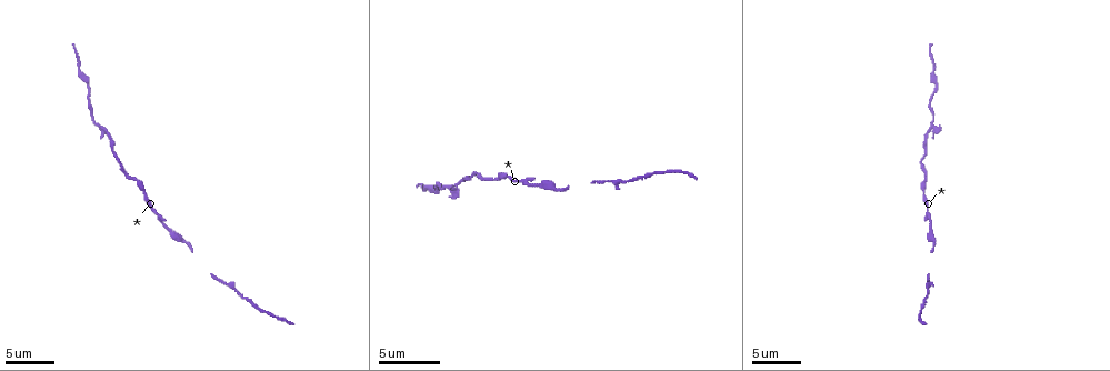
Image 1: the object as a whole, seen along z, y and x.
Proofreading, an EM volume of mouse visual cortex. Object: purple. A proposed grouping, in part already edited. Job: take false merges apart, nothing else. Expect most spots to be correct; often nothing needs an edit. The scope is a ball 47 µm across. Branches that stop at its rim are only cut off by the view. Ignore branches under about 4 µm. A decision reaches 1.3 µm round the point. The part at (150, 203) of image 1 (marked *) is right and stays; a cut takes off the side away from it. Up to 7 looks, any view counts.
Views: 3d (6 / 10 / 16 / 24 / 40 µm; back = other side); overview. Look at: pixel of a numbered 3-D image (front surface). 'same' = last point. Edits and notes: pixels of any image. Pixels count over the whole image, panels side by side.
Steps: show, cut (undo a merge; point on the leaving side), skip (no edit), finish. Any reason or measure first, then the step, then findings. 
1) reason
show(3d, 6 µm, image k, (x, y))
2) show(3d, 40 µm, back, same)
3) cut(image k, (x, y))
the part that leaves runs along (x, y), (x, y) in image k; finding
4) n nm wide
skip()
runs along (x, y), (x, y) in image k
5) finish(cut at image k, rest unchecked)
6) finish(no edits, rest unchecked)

sudden change in width
show(3d, 6 µm, image 1, (933, 243))

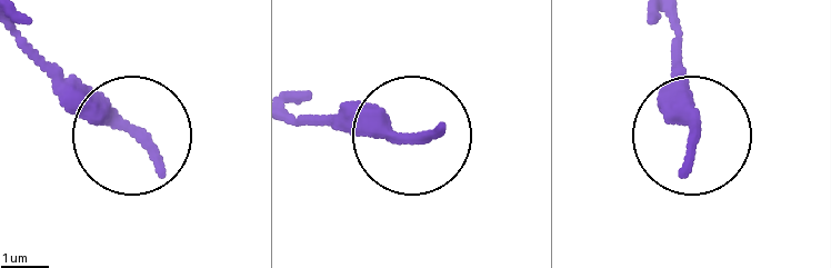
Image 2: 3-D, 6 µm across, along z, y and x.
skip()
runs along (672, 23), (688, 128) in image 2; continuous, no second neuron

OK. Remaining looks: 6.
a narrow waist
show(3d, 10 µm, image 1, (932, 119))

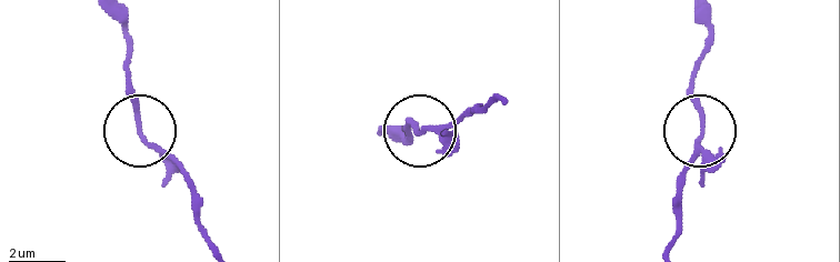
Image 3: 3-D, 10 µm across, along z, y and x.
show(3d, 6 µm, image 3, (701, 128))

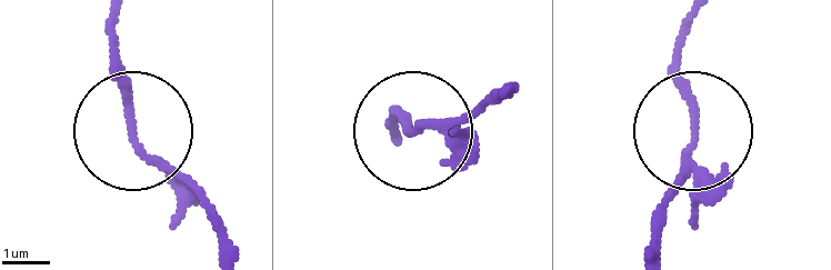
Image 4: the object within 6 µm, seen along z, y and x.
skip()
all the same neuron

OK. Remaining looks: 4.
a narrow waist
show(3d, 10 µm, image 1, (925, 296))

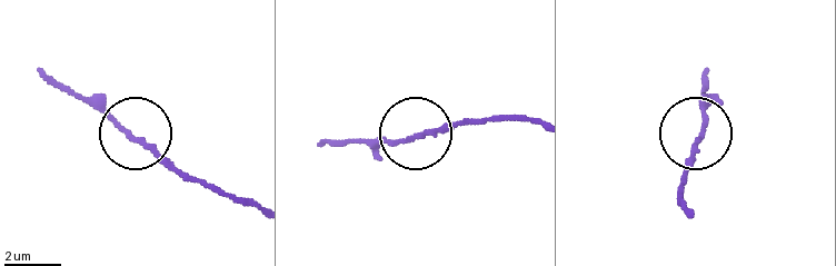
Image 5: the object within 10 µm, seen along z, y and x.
from behind
show(3d, 10 µm, back, image 5, (704, 134))

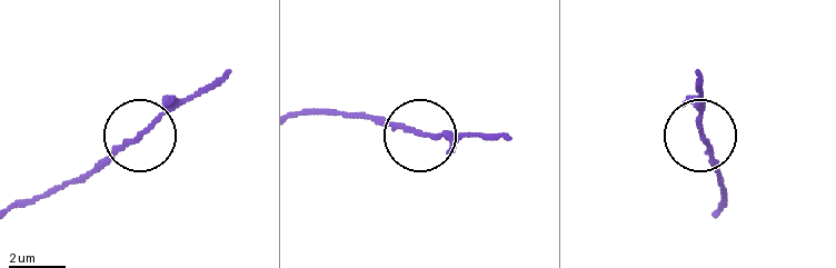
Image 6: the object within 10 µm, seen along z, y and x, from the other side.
skip()
all the same neuron

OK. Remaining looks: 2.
finish(no edits, rest unchecked)

